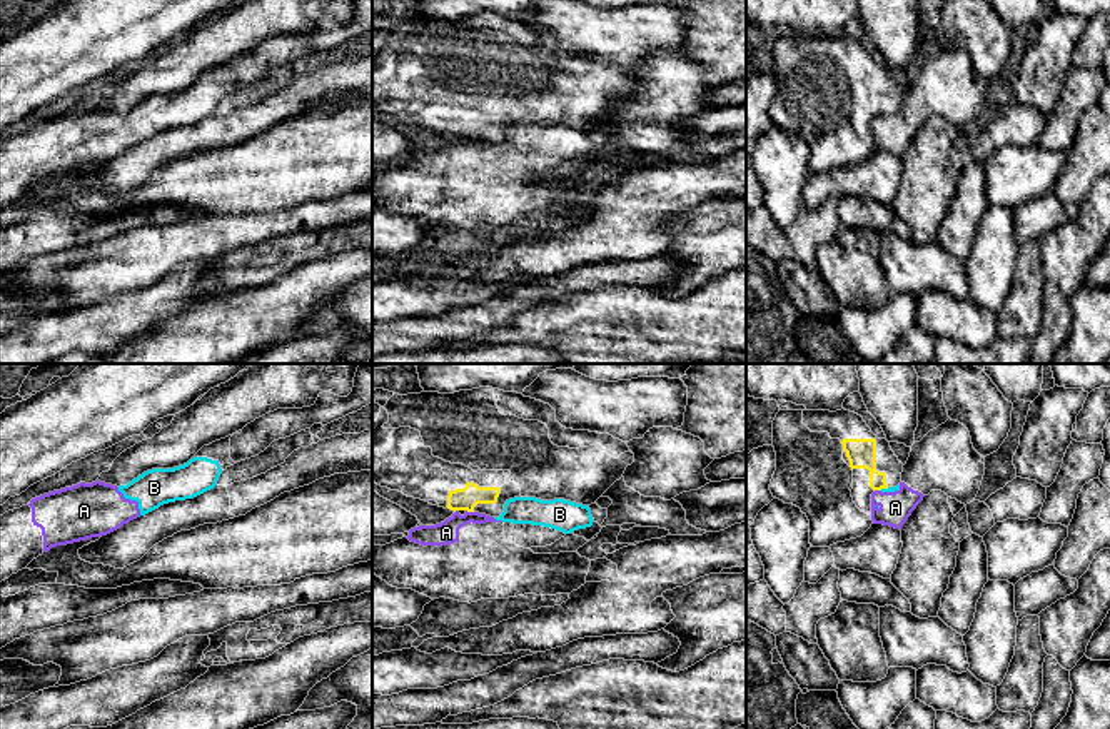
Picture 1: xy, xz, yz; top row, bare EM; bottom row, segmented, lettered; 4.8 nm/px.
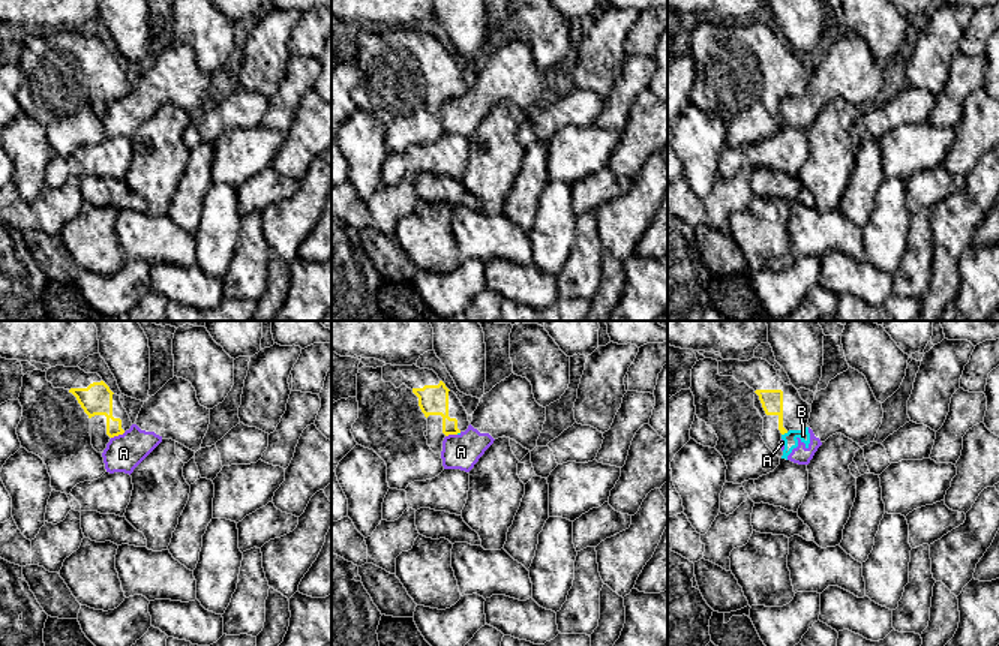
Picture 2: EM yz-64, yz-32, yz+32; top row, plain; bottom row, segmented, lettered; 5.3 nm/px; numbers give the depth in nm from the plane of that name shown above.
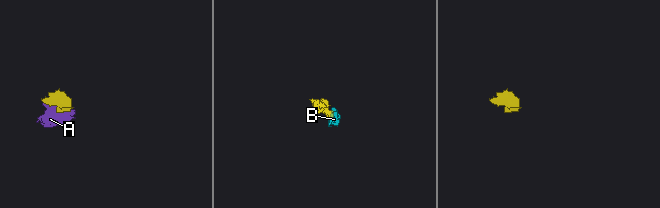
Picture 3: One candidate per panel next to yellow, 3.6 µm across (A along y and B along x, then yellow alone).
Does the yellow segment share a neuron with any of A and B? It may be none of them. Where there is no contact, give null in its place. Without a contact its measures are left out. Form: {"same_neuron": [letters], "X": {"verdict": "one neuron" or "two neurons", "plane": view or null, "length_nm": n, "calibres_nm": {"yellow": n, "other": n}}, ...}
{"same_neuron": [], "A": {"verdict": "two neurons", "plane": "xz", "length_nm": 40, "calibres_nm": {"yellow": 110, "other": 120}}, "B": {"verdict": "two neurons", "plane": "yz", "length_nm": 50, "calibres_nm": {"yellow": 140, "other": 30}}}

